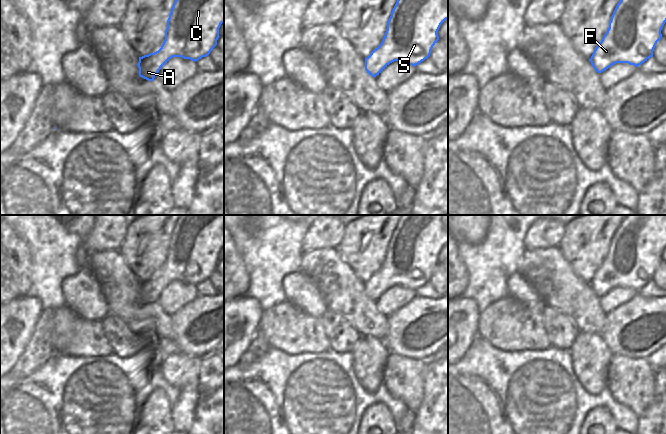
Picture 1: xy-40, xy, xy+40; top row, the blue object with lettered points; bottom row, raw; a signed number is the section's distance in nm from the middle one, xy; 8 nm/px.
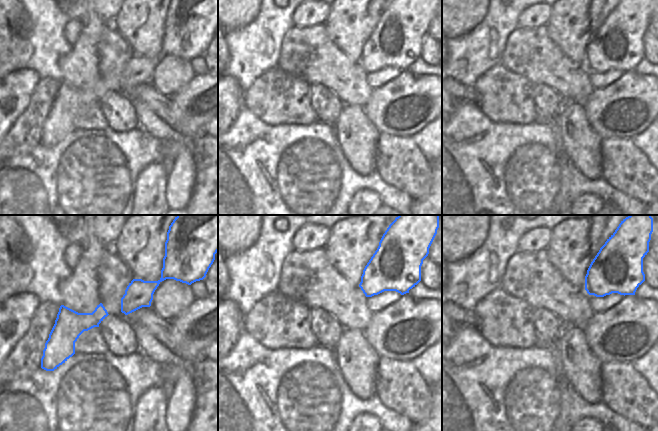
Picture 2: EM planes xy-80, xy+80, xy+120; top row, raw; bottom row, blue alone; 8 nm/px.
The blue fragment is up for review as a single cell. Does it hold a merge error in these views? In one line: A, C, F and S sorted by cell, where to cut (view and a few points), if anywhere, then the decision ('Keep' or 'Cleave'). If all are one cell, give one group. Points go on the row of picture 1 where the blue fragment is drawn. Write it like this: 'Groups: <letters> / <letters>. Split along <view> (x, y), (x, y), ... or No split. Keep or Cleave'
Groups: A C F S. No split. Keep.

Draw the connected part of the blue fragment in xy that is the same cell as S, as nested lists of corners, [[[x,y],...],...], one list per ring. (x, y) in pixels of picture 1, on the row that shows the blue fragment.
[[[397,0],[381,44],[365,58],[365,70],[376,77],[394,61],[415,67],[430,56],[433,46],[439,40],[437,32],[446,19],[448,0]]]

